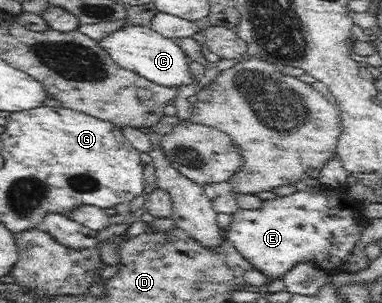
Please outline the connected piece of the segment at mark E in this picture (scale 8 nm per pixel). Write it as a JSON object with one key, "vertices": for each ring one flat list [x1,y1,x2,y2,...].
{"vertices":[[318,185,312,188,312,191,300,191,287,196,276,196,274,199,264,200,264,204,260,208,254,210,246,210,238,208,233,213,230,225,225,232,228,235,228,240,248,263,252,263,253,268,271,279,267,282,272,282,275,279,282,279,283,276,295,264,305,260,314,260,320,269,330,273,343,271,342,267,347,260,349,254,353,254,352,250,364,228,364,223,361,222,361,212,353,212,349,207,358,202,354,197,350,196,346,187,329,188,324,185]]}

